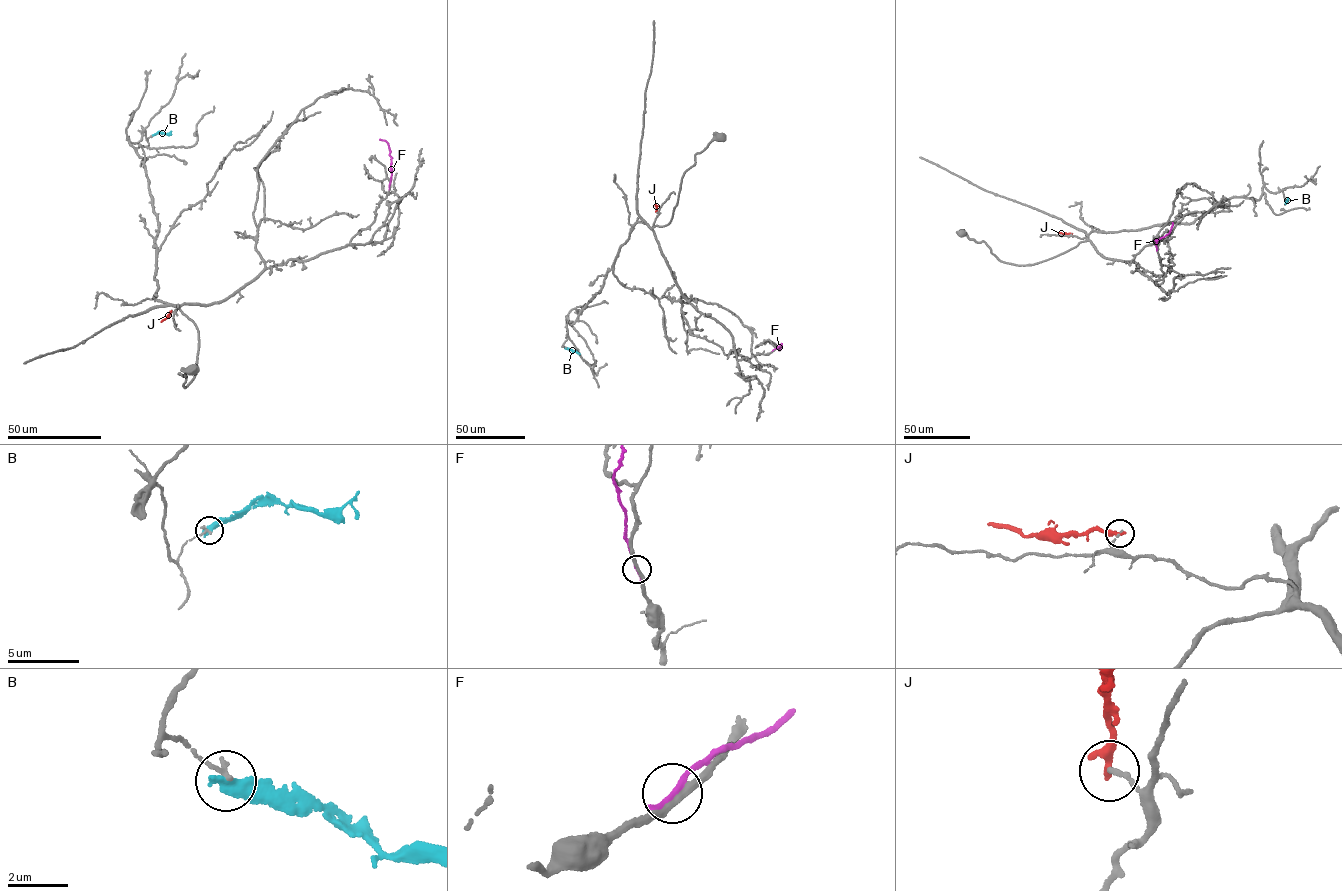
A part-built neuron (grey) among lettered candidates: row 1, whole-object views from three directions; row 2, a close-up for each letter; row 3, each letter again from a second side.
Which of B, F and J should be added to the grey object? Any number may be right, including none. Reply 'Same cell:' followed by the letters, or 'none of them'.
Same cell: none of them

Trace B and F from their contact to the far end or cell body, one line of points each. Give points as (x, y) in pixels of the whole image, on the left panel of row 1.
B: (151, 136), (159, 132), (171, 134)
F: (389, 187), (389, 147), (379, 139)

